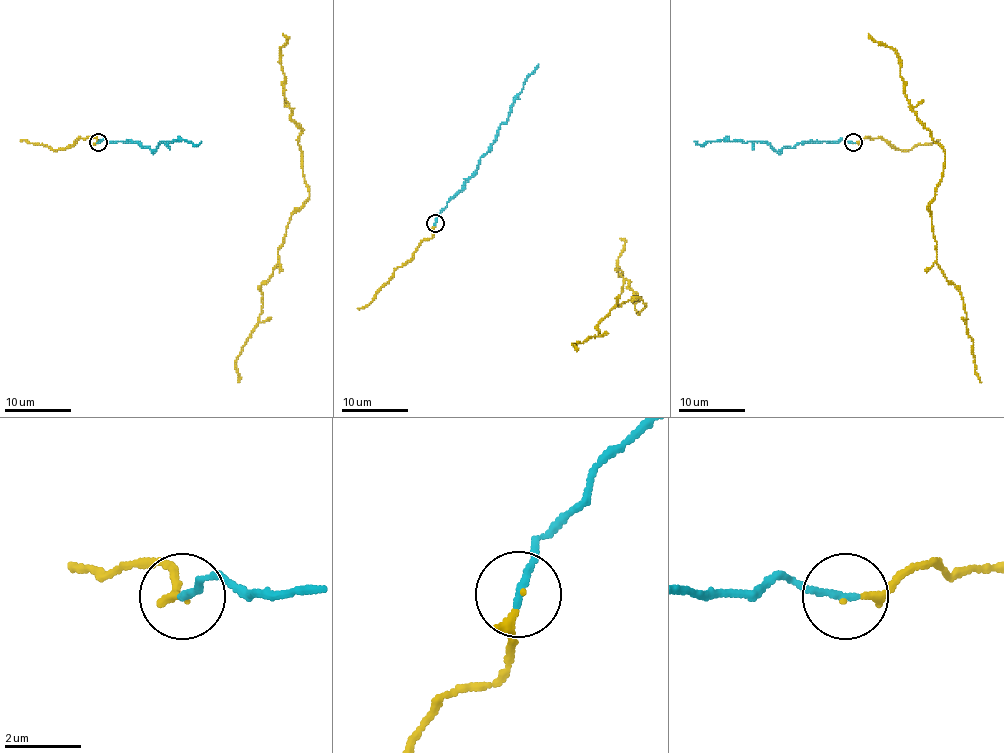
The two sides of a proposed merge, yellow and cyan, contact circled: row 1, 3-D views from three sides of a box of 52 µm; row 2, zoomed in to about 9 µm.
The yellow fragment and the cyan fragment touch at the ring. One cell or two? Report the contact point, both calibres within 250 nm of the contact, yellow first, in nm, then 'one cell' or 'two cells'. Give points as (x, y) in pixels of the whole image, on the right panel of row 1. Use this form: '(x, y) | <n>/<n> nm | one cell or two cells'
(853, 142) | 140/200 nm | one cell

